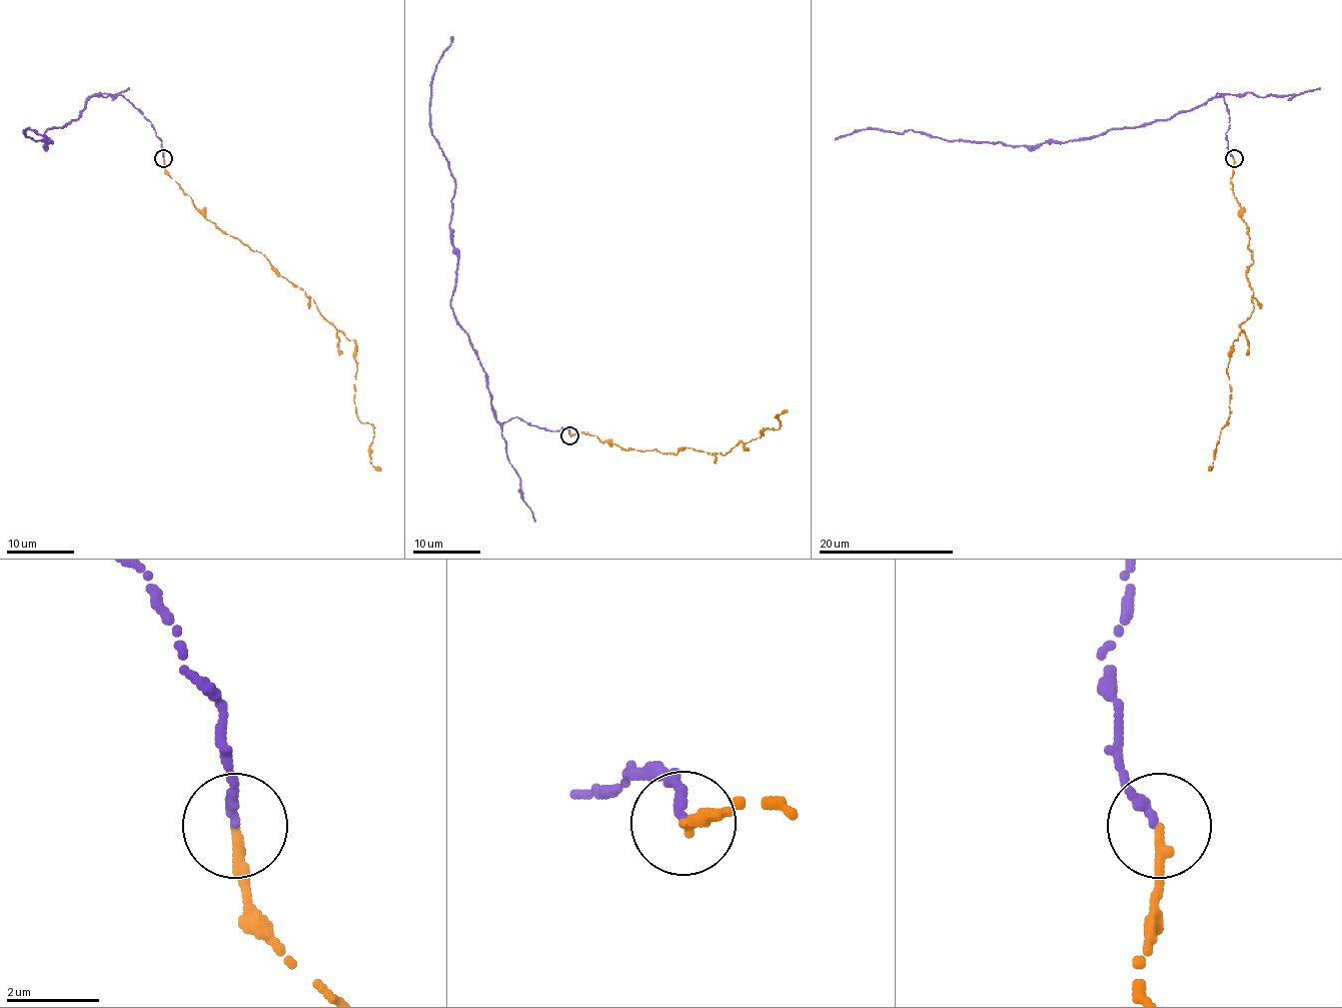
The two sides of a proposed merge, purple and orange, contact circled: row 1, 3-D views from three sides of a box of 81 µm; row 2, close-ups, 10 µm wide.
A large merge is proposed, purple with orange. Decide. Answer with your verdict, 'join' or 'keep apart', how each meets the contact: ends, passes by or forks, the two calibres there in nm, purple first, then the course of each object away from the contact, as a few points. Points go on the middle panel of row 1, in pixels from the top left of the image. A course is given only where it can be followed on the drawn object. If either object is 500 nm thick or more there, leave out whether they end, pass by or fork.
join; purple ends; orange ends; calibres 200 and 220 nm; course purple (569, 433), (496, 418), (481, 363), (454, 314), (454, 177), (432, 134), (429, 107), (436, 65), (451, 36); course orange (569, 435), (626, 450), (725, 455), (777, 428), (777, 413), (787, 410)

